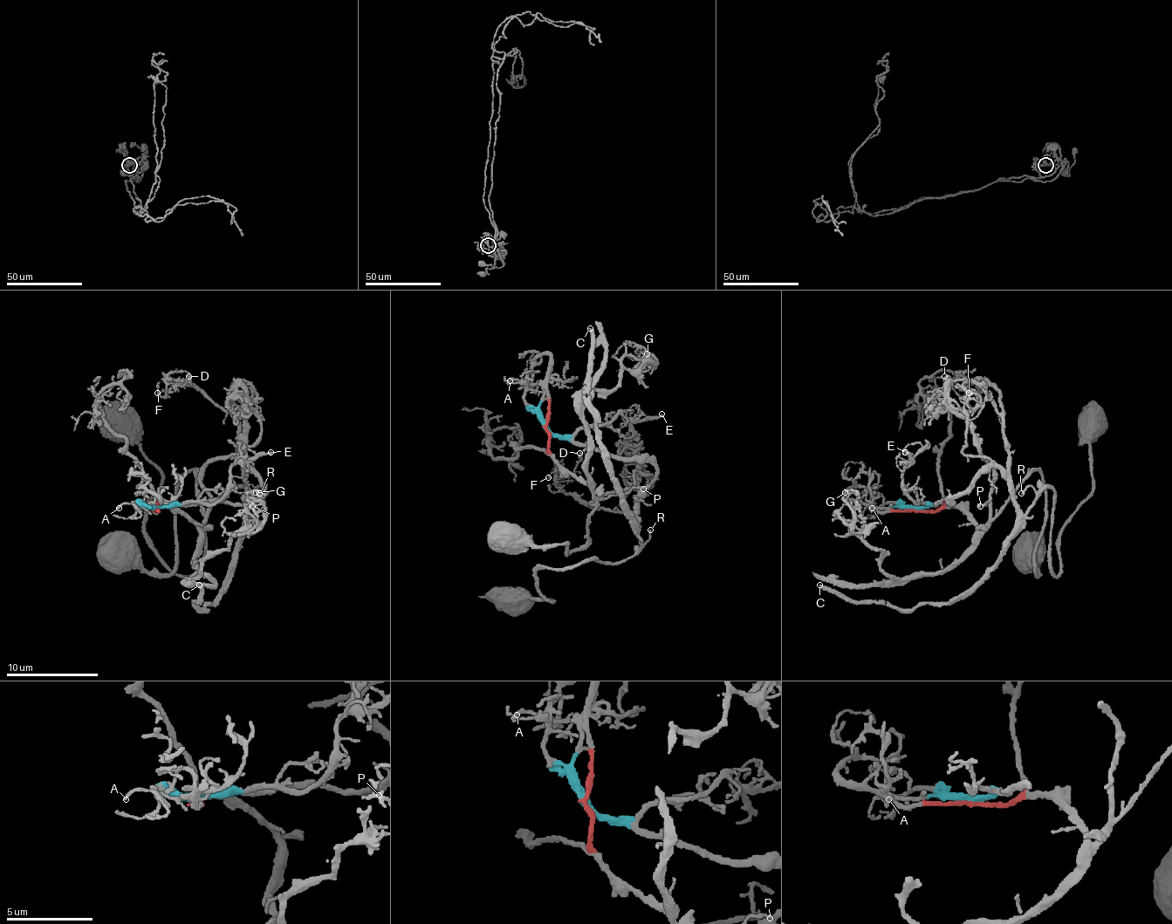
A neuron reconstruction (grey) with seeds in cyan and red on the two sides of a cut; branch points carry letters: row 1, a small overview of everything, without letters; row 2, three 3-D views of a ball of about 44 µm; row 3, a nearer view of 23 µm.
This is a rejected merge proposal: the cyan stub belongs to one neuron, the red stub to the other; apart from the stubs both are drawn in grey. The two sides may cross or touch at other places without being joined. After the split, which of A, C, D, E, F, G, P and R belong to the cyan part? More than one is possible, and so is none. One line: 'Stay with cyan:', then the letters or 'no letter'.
Stay with cyan: A, C, D, E, F, R

